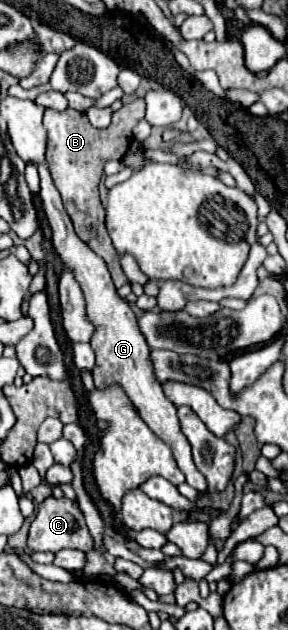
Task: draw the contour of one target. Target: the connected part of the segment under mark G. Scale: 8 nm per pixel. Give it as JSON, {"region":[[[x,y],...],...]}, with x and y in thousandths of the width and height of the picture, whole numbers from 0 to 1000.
{"region":[[[163,259],[128,262],[135,268],[135,281],[142,281],[142,319],[149,319],[149,335],[163,341],[163,351],[177,357],[184,367],[184,389],[191,398],[205,402],[212,414],[253,427],[260,443],[274,446],[288,465],[295,465],[295,478],[302,478],[302,503],[323,510],[323,516],[337,519],[323,535],[316,535],[316,551],[337,563],[337,579],[323,586],[323,602],[330,602],[330,614],[337,617],[372,617],[372,614],[420,614],[448,633],[448,640],[462,643],[462,649],[490,659],[490,665],[510,671],[510,678],[552,694],[566,697],[601,722],[608,732],[622,738],[622,744],[635,748],[649,767],[663,773],[677,773],[684,779],[712,783],[719,770],[712,770],[712,757],[698,757],[698,751],[684,748],[684,741],[670,738],[663,729],[663,710],[649,694],[628,687],[622,681],[622,668],[615,668],[615,649],[608,643],[566,627],[559,608],[545,608],[545,602],[531,598],[531,583],[517,579],[517,551],[503,548],[503,538],[490,535],[490,525],[476,522],[476,506],[462,500],[462,494],[448,490],[441,478],[420,475],[392,456],[385,437],[372,430],[365,414],[330,405],[295,383],[281,383],[267,376],[267,370],[253,367],[253,354],[219,329],[219,319],[191,300],[191,290],[170,278]]]}

